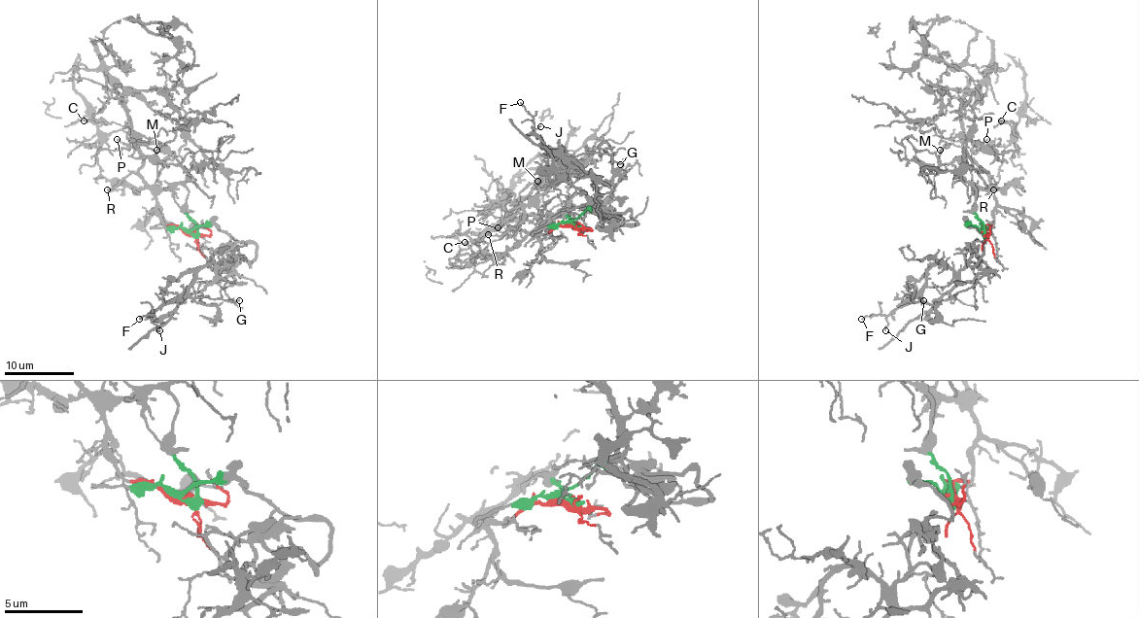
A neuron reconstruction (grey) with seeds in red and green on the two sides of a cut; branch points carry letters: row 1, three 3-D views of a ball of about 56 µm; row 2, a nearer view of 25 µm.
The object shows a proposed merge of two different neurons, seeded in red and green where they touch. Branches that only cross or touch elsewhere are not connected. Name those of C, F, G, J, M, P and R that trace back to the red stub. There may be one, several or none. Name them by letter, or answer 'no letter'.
C, M, P, R

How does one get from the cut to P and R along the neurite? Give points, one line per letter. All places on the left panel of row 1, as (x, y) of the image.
P: (192, 234), (166, 225), (155, 192), (138, 173), (138, 138), (129, 145), (118, 138)
R: (192, 234), (162, 222), (157, 210), (157, 197), (135, 173), (107, 190)

